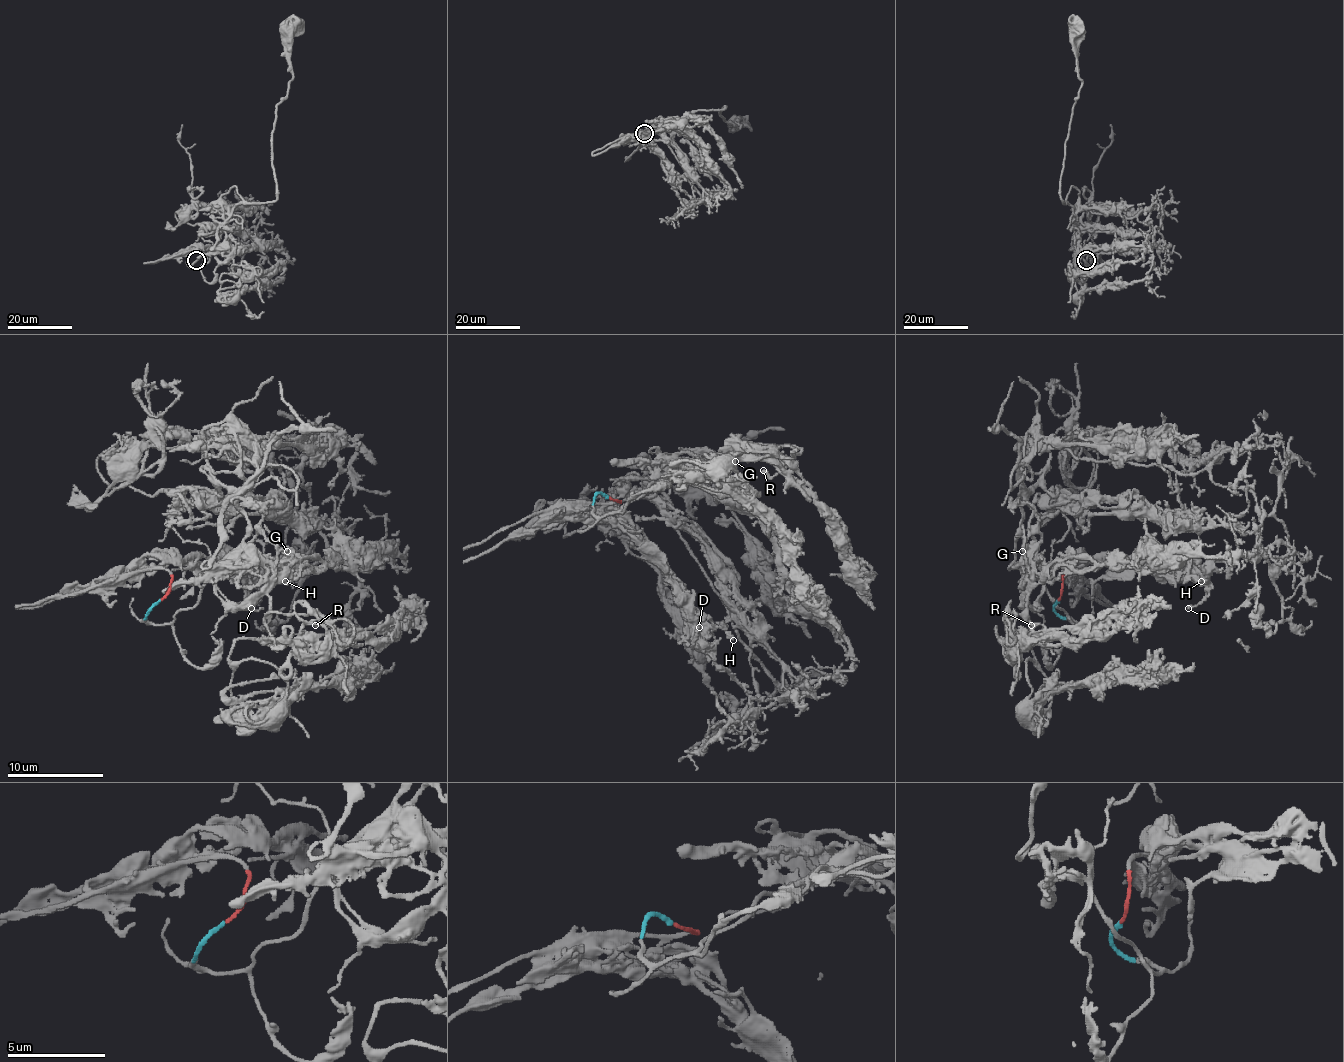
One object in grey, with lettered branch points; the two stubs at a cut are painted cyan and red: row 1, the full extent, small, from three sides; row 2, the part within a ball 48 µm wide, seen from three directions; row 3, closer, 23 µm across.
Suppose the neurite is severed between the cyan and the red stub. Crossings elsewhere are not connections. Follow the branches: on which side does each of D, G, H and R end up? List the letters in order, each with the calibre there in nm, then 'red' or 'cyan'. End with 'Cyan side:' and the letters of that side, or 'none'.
D: 160 nm thick; red
G: 120 nm thick; cyan
H: 360 nm thick; red
R: 240 nm thick; cyan
Cyan side: G, R

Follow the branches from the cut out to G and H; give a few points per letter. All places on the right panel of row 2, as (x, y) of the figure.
G: (1057, 599), (1057, 614), (1072, 616), (1076, 624), (1052, 599), (1045, 573), (1036, 561), (1028, 566), (1021, 551)
H: (1057, 599), (1062, 568), (1067, 563), (1105, 561), (1110, 556), (1165, 554), (1180, 559), (1201, 580)

